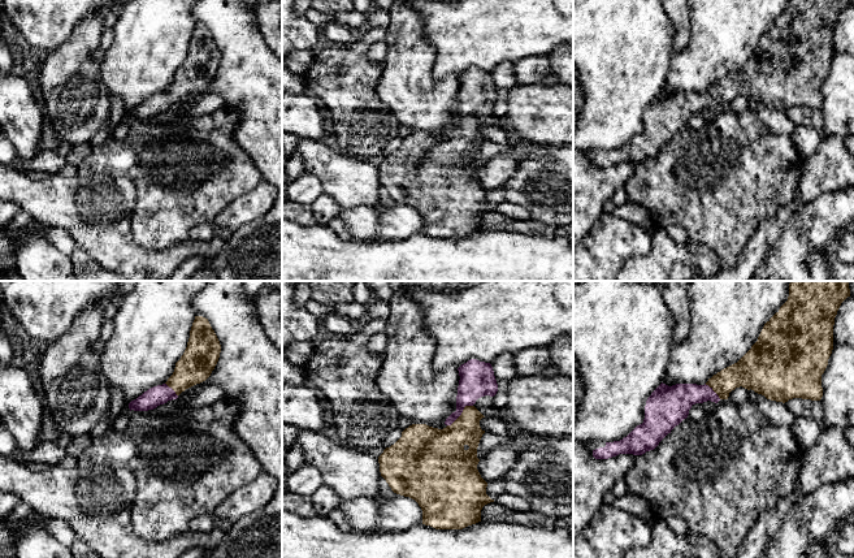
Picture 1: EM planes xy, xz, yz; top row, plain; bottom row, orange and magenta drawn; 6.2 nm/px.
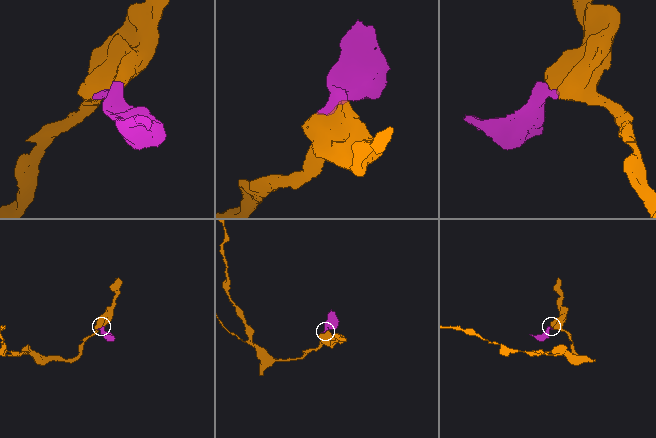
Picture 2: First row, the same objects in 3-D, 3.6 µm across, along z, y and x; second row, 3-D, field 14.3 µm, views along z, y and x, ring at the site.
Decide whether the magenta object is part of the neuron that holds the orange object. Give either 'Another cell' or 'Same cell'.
Same cell

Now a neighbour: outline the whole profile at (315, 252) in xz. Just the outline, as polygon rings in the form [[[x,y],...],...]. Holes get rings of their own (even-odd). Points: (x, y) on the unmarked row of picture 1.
[[[282,220],[282,281],[573,281],[573,246],[559,237],[543,238],[497,230],[478,230],[463,238],[435,238],[421,232],[404,239],[342,241],[328,225],[305,226]]]

